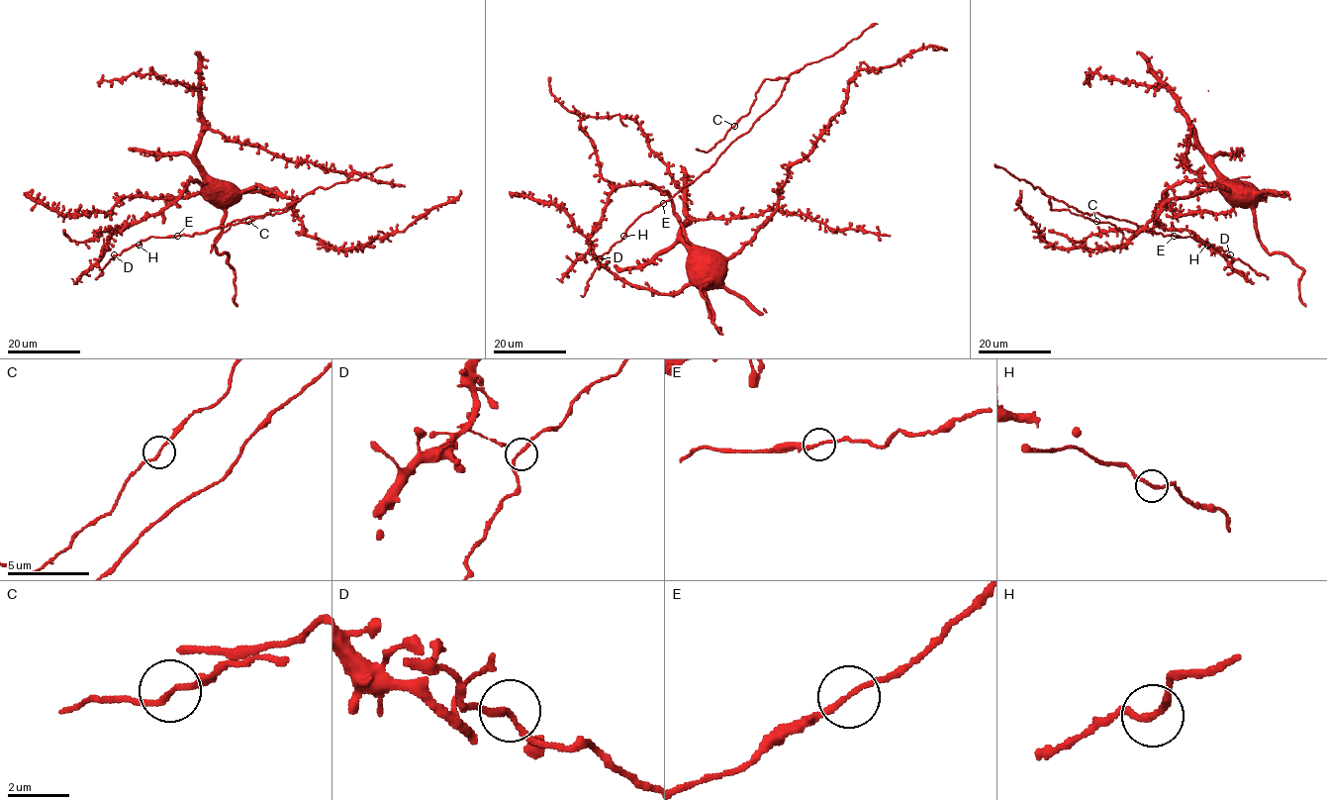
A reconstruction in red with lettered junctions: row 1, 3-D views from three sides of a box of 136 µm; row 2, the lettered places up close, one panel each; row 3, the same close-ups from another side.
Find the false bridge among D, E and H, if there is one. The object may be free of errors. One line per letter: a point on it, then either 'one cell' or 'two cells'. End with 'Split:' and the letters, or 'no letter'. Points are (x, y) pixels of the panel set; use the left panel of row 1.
D: place (114, 254); one cell
E: place (177, 236); two cells
H: place (139, 245); one cell
Split: E

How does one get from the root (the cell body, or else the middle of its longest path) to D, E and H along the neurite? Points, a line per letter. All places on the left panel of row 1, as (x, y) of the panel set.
D: (221, 193), (210, 193), (207, 183), (190, 181), (160, 210), (116, 231), (101, 253), (114, 254)
E: (221, 193), (190, 181), (160, 210), (116, 231), (101, 254), (119, 254), (150, 237), (178, 236)
H: (221, 193), (210, 193), (207, 183), (190, 181), (160, 210), (116, 231), (101, 254), (119, 254), (139, 245)

